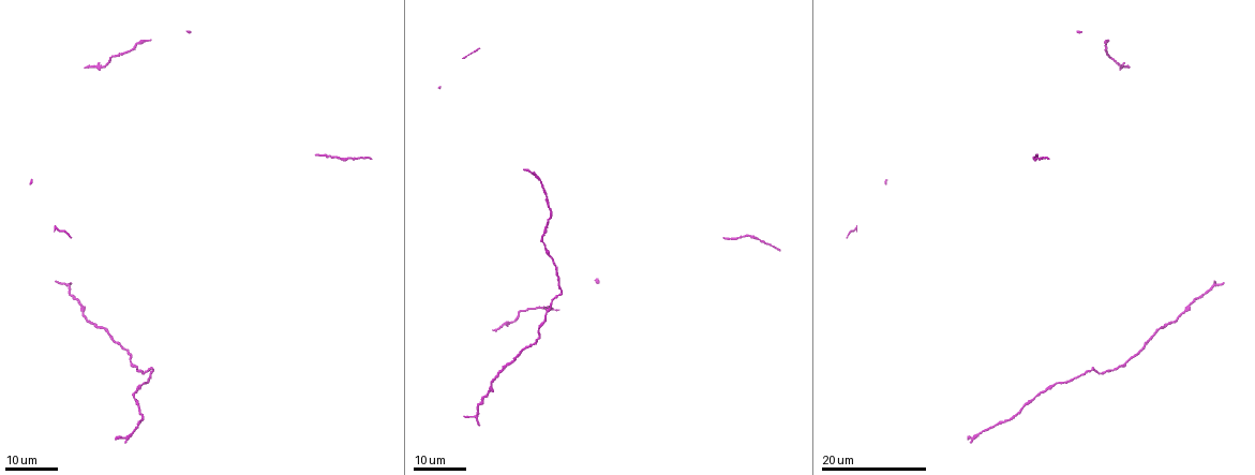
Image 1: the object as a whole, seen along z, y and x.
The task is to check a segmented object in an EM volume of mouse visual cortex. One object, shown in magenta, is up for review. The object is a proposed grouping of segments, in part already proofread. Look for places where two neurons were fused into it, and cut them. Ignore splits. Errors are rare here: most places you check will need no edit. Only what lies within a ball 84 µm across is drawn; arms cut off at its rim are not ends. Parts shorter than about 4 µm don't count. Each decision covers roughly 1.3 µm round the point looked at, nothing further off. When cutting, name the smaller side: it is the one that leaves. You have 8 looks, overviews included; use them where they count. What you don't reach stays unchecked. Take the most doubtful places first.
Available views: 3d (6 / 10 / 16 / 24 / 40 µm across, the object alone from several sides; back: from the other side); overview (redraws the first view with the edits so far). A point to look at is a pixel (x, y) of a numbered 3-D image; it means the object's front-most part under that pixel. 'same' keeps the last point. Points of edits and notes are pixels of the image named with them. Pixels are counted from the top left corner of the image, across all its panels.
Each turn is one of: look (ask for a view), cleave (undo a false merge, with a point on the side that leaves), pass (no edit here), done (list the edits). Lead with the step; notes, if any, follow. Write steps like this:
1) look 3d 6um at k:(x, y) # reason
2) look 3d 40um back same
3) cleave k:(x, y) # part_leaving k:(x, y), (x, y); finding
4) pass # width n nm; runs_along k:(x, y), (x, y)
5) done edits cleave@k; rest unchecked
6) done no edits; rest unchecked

look 3d 24um at 1:(1126, 362)

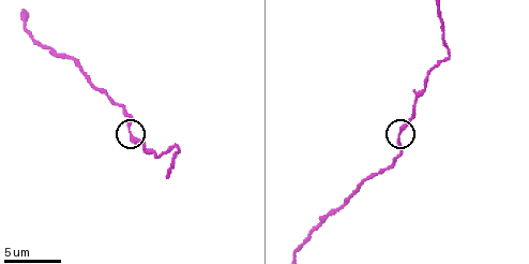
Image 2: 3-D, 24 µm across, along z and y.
look 3d 6um at 2:(132, 133)

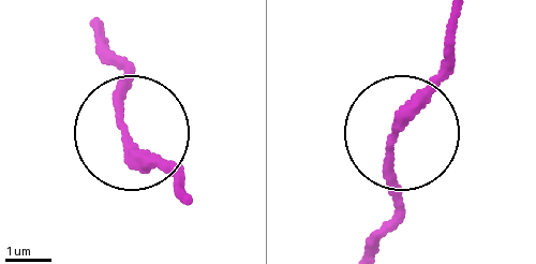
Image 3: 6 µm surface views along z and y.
pass # runs_along 3:(398, 125), (451, 56); all the same neuron

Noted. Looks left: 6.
look 3d 24um at 1:(135, 387) # thick turns thin

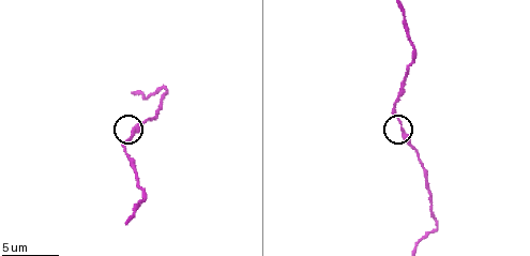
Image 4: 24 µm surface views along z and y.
look 3d 10um at 4:(134, 134) # zoom in

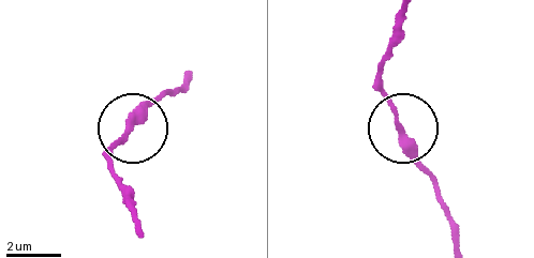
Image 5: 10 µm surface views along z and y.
pass # width 260 nm; runs_along 5:(457, 240), (433, 178), (375, 84); all the same neuron

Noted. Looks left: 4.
look 3d 16um at 1:(318, 154) # thick turns thin

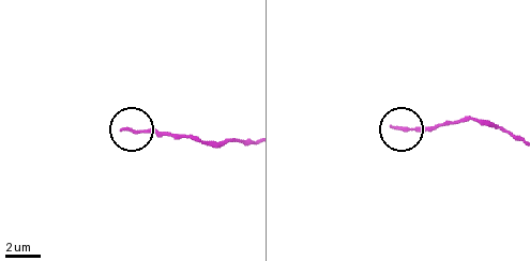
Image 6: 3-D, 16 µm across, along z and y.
look 3d 10um at 6:(396, 130)

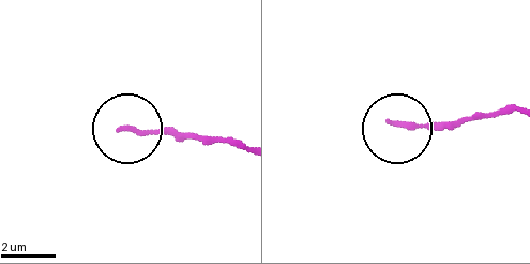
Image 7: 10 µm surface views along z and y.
pass # continuous, no second neuron

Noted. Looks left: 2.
look 3d 10um at 2:(25, 23) # sudden change in width

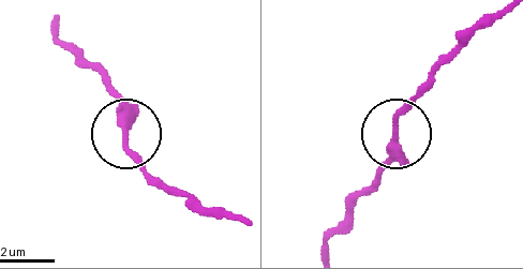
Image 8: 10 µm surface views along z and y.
pass # runs_along 8:(492, 16), (402, 113), (396, 154), (382, 180); all the same neuron

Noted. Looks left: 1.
done no edits; rest unchecked

